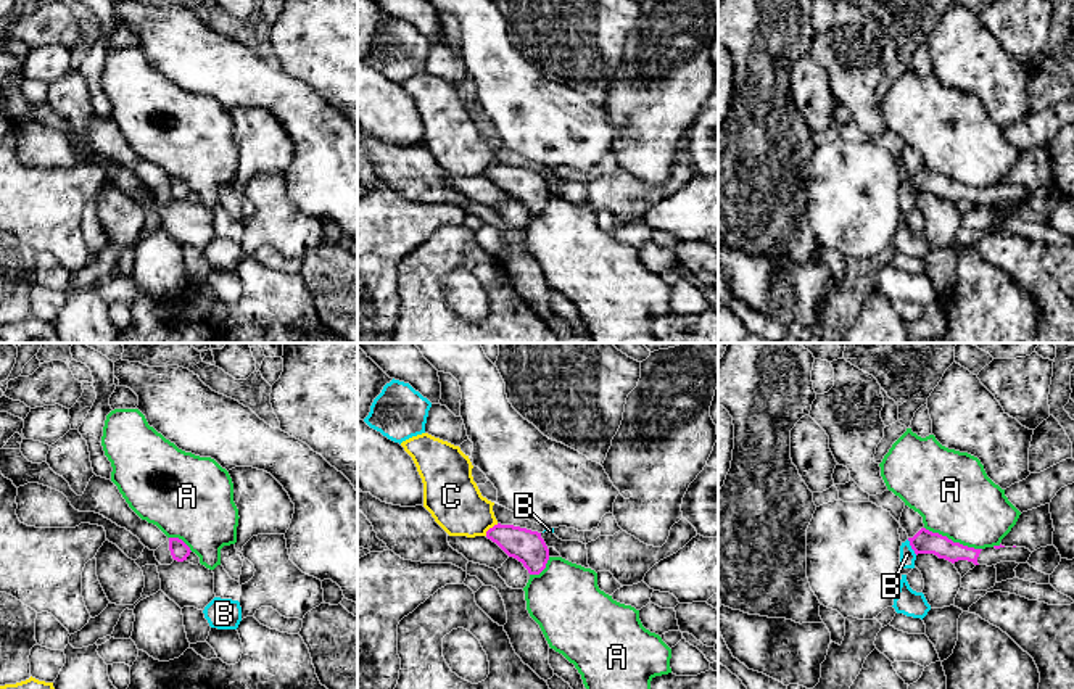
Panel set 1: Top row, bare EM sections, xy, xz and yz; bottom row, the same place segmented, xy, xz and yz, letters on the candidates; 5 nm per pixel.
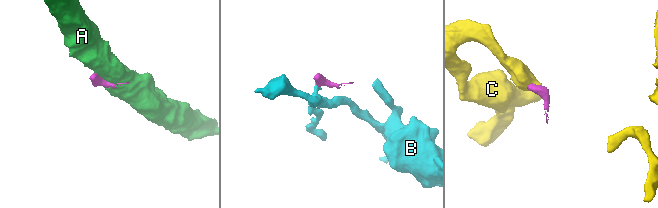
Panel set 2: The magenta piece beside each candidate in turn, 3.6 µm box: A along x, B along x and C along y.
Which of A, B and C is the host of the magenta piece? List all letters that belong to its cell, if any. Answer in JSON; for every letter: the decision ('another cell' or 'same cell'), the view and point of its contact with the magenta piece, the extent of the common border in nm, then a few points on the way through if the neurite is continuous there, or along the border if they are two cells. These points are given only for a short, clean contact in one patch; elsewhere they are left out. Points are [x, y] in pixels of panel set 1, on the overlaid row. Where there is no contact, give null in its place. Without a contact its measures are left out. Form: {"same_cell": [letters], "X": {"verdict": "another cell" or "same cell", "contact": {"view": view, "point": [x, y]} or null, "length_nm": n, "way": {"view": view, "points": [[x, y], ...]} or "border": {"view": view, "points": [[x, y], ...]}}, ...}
{"same_cell": [], "A": {"verdict": "another cell", "contact": {"view": "yz", "point": [952, 541]}, "length_nm": 300}, "B": {"verdict": "another cell", "contact": {"view": "yz", "point": [912, 548]}, "length_nm": 90, "border": {"view": "yz", "points": [[907, 540], [917, 554]]}}, "C": {"verdict": "another cell", "contact": {"view": "xz", "point": [490, 528]}, "length_nm": 90, "border": {"view": "xz", "points": [[498, 523], [485, 535]]}}}

